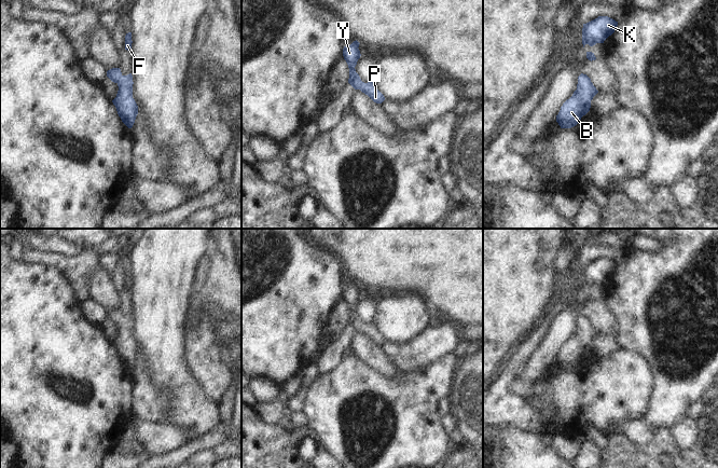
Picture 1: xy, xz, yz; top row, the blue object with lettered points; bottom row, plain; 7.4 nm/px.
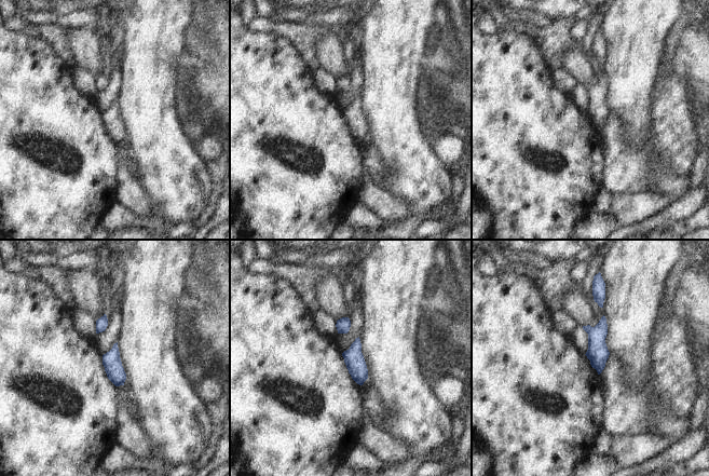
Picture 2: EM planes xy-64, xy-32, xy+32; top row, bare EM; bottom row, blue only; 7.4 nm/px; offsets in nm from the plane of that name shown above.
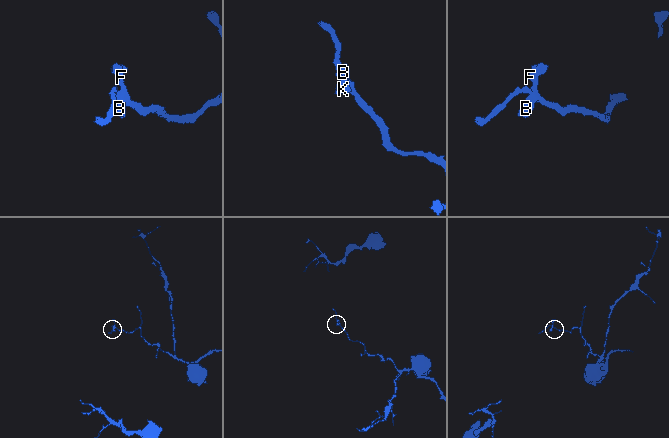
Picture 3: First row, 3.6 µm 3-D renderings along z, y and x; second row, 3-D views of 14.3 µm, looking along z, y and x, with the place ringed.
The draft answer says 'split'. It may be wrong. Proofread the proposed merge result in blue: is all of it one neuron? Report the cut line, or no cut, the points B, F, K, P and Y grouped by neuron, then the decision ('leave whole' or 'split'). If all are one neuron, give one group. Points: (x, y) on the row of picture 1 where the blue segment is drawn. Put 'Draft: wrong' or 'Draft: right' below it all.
no cut | B F K P Y | leave whole
Draft: wrong

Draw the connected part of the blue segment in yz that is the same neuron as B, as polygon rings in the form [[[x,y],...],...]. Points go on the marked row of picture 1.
[[[581,73],[578,77],[577,90],[572,96],[563,104],[556,115],[556,122],[561,128],[571,128],[576,126],[581,118],[590,111],[591,100],[597,93],[598,91],[591,82],[591,79],[586,74]]]

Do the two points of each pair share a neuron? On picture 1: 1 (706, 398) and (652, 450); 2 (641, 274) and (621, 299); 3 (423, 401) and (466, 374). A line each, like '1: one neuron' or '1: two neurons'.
1: one neuron
2: one neuron
3: two neurons

